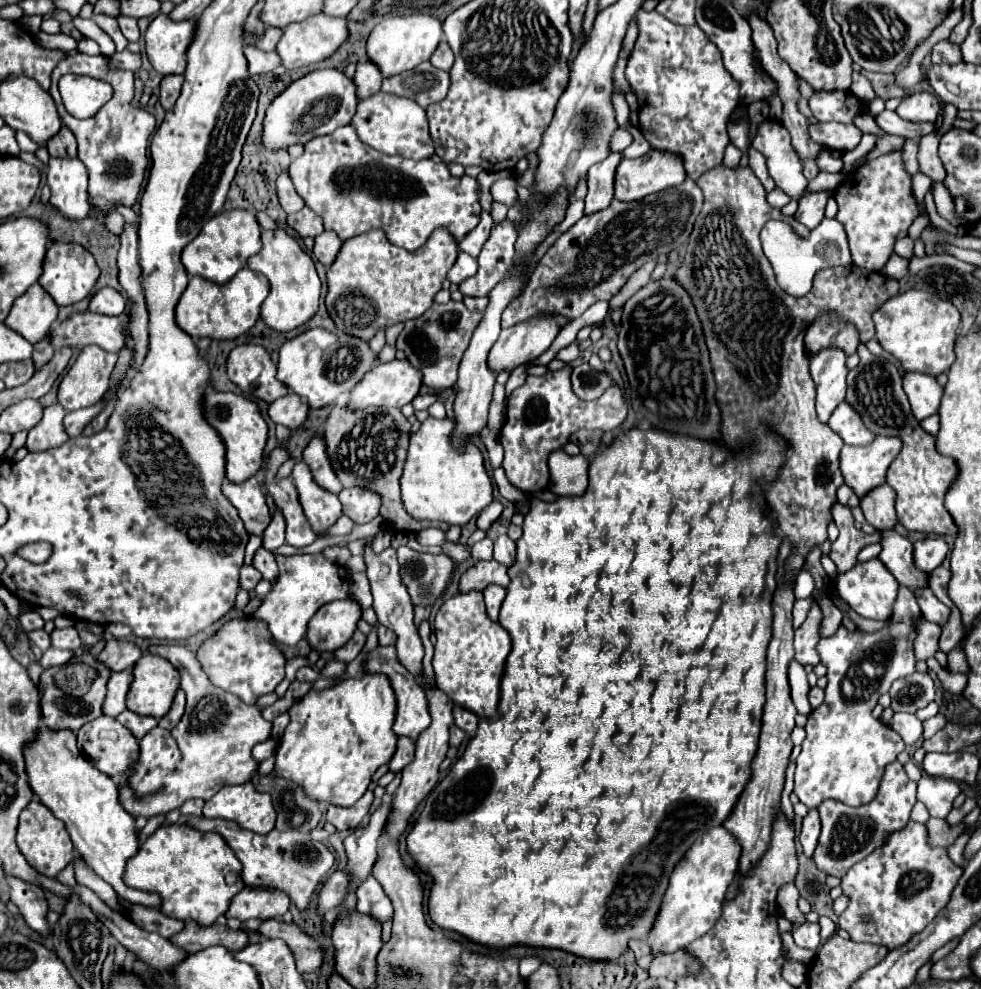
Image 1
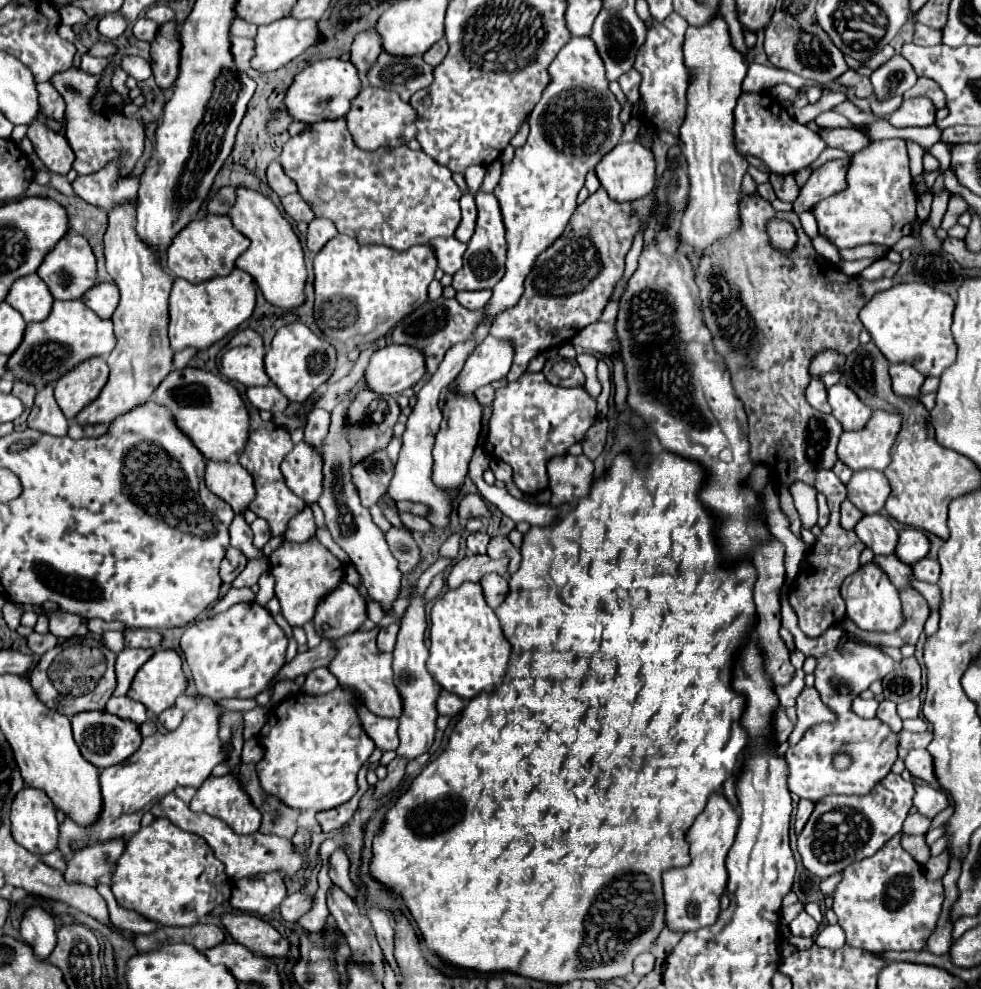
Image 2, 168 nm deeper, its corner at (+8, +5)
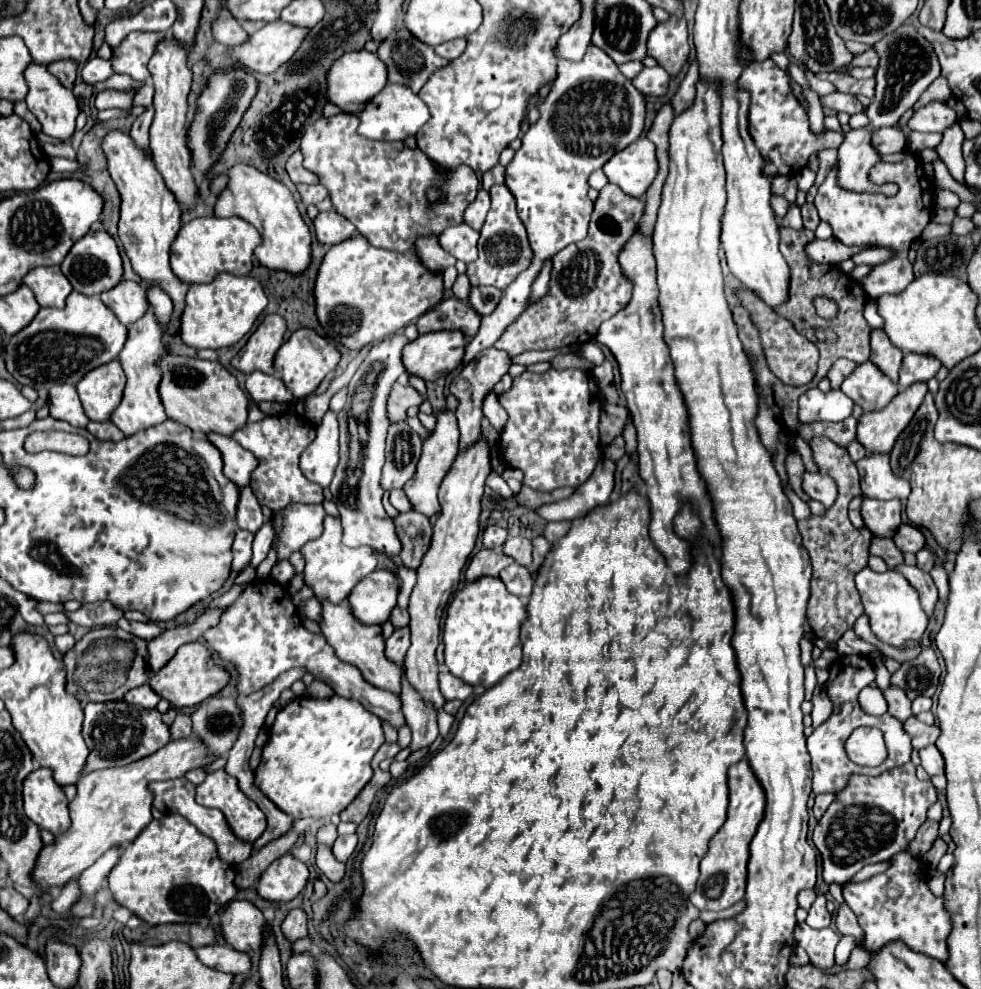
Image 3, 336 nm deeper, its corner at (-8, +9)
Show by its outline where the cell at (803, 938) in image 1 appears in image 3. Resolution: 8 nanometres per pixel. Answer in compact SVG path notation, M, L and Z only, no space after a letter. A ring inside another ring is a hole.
M818 896L812 904L812 908L808 910L808 918L806 918L806 924L810 928L828 928L832 922L832 916L830 912L826 910L826 898L824 896Z

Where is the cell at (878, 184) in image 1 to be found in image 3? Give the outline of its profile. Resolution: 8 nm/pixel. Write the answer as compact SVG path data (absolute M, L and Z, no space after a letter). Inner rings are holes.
M908 148L902 150L904 158L896 164L878 162L870 170L870 180L874 184L886 184L894 182L898 184L896 196L884 196L884 194L856 194L848 190L840 190L836 186L836 170L828 174L824 184L818 188L814 206L824 222L828 222L834 230L834 238L848 246L860 246L860 244L876 244L876 246L890 246L898 252L898 256L878 268L870 274L870 278L862 280L862 286L868 290L870 298L880 298L884 294L900 294L906 290L906 286L914 280L912 264L908 262L908 248L914 240L920 238L922 230L928 226L932 218L932 184L922 172L922 162L916 154L912 154ZM888 274L894 274L898 278L884 278ZM880 276L880 278L878 278Z

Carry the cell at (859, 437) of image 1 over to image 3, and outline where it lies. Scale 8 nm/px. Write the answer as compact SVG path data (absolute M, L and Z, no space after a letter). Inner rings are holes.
M872 362L858 364L846 382L840 386L846 396L850 396L864 412L874 412L884 408L898 392L898 386L880 374Z

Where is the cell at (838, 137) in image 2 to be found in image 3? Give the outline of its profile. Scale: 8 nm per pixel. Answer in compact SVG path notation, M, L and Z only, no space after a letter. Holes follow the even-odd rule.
M880 128L872 132L872 146L880 154L894 154L906 146L906 136L898 128Z

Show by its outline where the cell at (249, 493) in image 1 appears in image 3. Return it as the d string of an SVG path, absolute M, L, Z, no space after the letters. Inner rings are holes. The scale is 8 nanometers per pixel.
M208 438L222 454L224 460L224 476L234 482L238 488L244 488L250 484L252 470L256 470L256 458L248 450L244 450L234 438L228 442L228 438Z

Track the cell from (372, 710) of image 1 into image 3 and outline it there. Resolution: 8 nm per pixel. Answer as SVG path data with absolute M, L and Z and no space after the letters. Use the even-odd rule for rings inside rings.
M336 694L324 700L300 696L276 716L262 762L254 772L256 786L292 818L328 818L340 814L370 782L370 762L382 744L382 722L360 702Z

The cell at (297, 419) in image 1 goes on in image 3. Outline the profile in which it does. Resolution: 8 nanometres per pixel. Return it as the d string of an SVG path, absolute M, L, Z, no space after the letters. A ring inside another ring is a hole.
M252 372L246 380L246 390L256 402L280 402L290 404L294 402L292 392L284 386L282 378L278 374L264 374L264 372Z

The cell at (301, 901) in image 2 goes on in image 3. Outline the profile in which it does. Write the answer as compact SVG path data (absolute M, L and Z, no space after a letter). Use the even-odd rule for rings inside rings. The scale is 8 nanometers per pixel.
M294 908L294 910L290 910L290 914L286 916L286 920L282 922L282 932L286 934L286 938L288 938L290 942L294 942L294 940L298 940L298 938L302 938L302 936L308 934L306 924L308 924L306 912L304 912L302 908Z

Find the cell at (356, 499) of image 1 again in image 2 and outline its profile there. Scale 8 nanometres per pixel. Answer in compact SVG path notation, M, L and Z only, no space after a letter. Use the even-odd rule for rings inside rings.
M376 450L372 458L364 458L364 462L356 462L352 468L354 484L358 486L360 500L366 508L378 502L382 494L386 494L388 484L394 476L394 462L388 458L386 450Z

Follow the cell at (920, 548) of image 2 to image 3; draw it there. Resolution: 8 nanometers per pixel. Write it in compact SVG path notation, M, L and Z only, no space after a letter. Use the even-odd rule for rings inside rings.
M902 524L900 530L896 530L894 542L896 542L896 546L900 546L900 550L912 552L912 554L916 554L918 550L922 550L926 546L924 534L914 524Z

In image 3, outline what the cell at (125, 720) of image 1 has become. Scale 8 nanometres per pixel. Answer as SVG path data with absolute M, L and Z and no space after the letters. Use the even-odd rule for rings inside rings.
M142 684L138 688L132 688L128 694L126 694L126 702L130 704L138 704L142 708L156 708L160 698L156 696L156 692L148 686L148 684Z

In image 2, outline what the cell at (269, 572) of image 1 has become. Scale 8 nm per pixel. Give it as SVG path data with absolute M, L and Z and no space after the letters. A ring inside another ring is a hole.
M236 514L232 524L230 524L230 546L238 548L240 552L246 554L246 558L260 558L262 552L252 546L252 530L246 524L242 514Z

